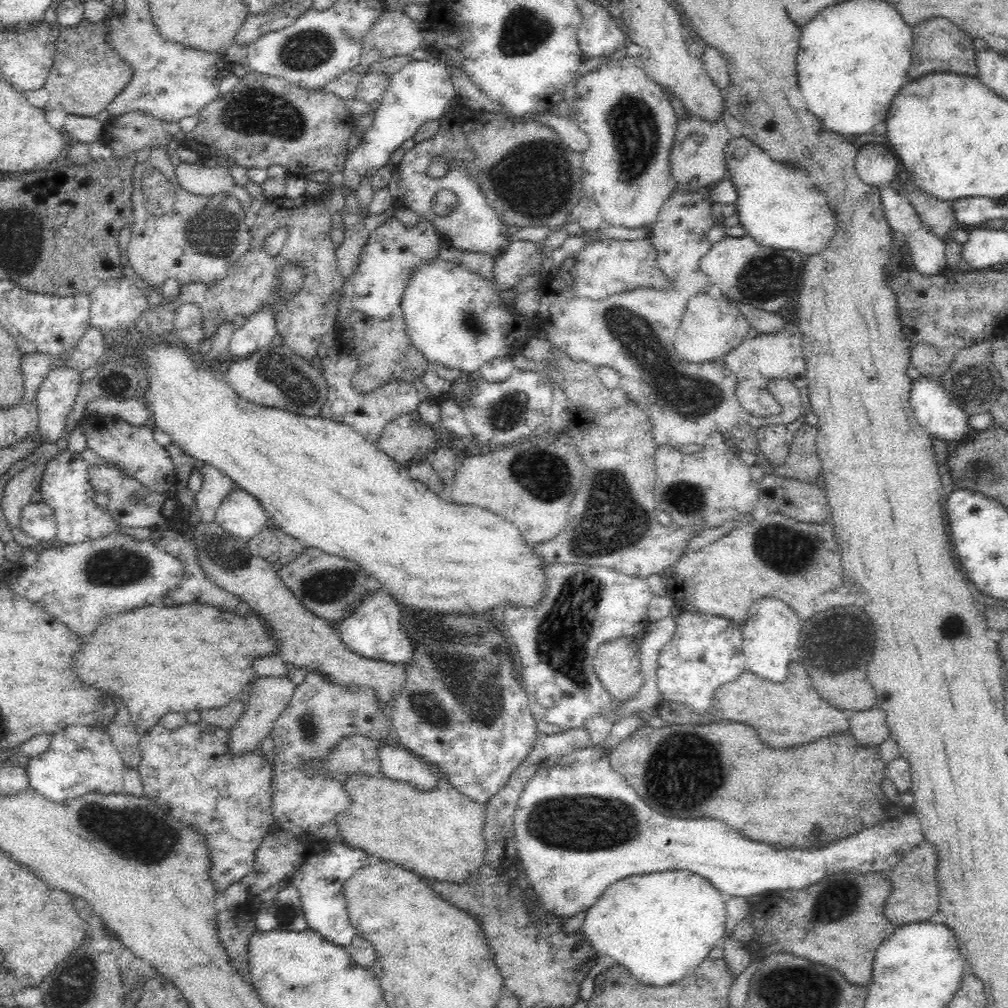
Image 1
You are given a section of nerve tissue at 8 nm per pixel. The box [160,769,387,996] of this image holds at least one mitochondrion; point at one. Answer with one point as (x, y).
(285, 913)

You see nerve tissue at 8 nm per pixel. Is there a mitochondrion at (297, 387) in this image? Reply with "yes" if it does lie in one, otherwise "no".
yes

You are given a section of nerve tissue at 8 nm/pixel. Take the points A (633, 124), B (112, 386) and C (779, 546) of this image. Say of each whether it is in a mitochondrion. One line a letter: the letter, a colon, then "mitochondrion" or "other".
A: mitochondrion
B: mitochondrion
C: mitochondrion

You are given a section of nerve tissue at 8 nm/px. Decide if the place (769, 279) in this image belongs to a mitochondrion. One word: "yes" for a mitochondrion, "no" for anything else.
yes

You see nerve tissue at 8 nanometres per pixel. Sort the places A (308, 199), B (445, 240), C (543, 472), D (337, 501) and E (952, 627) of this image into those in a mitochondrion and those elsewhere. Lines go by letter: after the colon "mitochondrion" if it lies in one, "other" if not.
A: other
B: other
C: mitochondrion
D: other
E: mitochondrion

